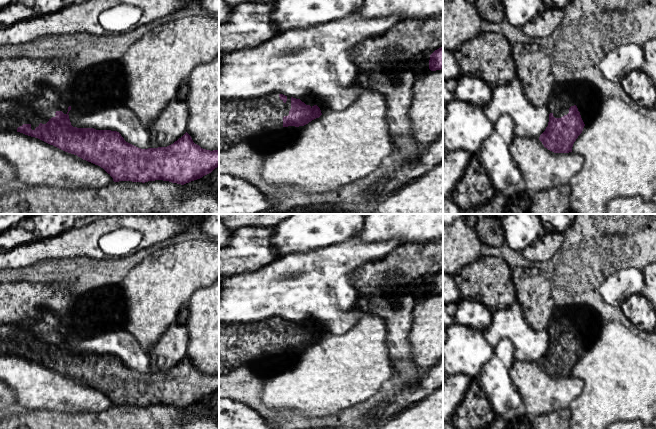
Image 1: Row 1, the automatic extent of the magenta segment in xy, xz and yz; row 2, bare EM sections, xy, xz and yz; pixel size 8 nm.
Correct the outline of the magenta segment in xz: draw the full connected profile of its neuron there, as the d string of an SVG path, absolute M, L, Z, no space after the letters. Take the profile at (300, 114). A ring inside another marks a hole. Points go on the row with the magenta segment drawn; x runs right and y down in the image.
M273 93L255 98L219 98L219 152L263 132L288 126L304 126L322 115L317 105L306 105L300 99Z

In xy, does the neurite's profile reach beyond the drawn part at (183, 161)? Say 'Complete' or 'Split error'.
Split error

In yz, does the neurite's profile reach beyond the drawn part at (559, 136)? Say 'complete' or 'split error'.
split error

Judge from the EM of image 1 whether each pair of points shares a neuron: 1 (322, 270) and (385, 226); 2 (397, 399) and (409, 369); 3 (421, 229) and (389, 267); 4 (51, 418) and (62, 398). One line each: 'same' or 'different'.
1: different
2: different
3: different
4: different

